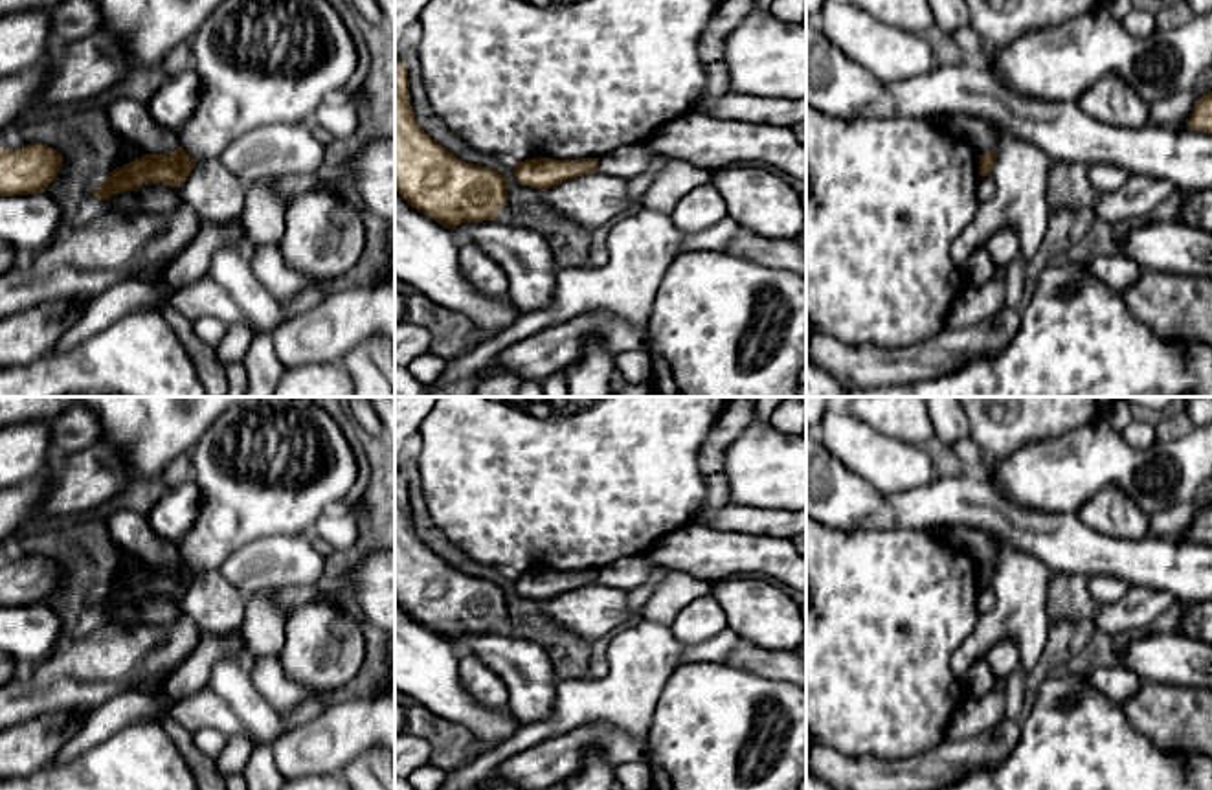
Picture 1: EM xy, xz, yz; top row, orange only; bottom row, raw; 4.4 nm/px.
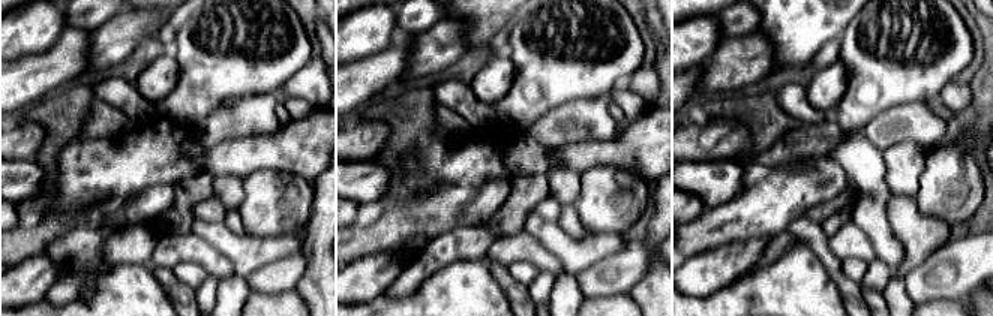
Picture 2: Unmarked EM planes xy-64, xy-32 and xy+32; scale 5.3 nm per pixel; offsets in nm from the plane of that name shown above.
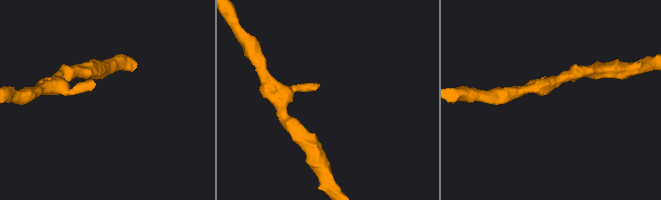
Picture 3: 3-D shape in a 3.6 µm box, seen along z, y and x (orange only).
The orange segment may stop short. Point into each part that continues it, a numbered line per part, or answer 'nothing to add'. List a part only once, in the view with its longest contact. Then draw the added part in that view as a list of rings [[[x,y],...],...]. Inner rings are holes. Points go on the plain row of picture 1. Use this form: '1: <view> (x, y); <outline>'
nothing to add

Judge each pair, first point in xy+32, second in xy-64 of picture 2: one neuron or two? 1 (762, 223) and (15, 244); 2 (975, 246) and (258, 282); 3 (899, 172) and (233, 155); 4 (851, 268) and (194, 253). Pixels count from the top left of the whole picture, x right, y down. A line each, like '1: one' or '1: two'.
1: one
2: one
3: two
4: two

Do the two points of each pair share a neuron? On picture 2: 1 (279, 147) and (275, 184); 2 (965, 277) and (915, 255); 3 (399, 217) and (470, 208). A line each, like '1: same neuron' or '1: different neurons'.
1: different neurons
2: different neurons
3: same neuron

